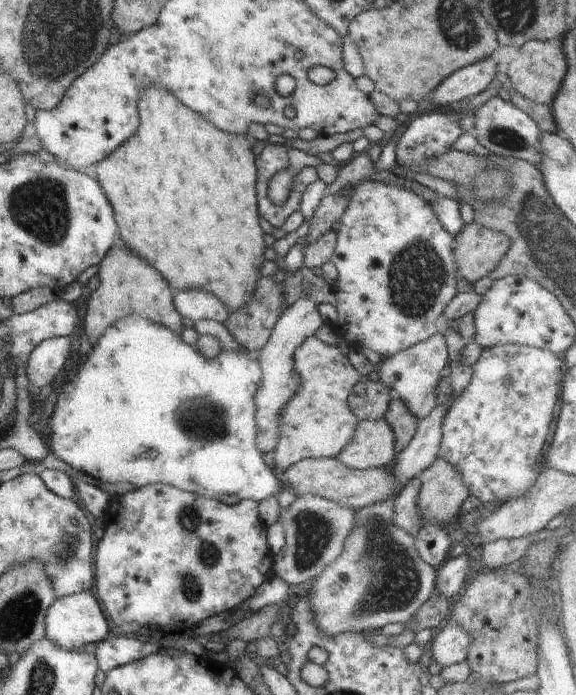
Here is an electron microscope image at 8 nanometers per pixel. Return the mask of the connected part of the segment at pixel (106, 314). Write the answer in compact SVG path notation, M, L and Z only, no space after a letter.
M113 245L101 260L97 276L99 283L90 291L90 296L86 296L86 316L82 327L93 346L111 324L132 314L139 314L163 324L173 330L173 333L182 334L182 317L174 304L173 288L149 262L142 260L141 256L126 245Z

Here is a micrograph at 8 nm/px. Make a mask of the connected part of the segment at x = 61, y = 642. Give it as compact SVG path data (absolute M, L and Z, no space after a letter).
M86 591L57 598L45 614L45 637L61 649L75 650L110 636L108 622L95 597Z

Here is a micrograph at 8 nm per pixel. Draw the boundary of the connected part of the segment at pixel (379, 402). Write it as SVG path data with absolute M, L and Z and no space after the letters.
M360 377L349 392L347 403L359 421L377 421L383 418L392 398L394 395L391 390L379 380L371 381L366 377Z

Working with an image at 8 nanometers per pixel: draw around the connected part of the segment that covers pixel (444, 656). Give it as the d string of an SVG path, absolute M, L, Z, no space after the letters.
M448 620L446 628L433 637L432 658L440 666L452 666L467 660L470 637L454 621Z

